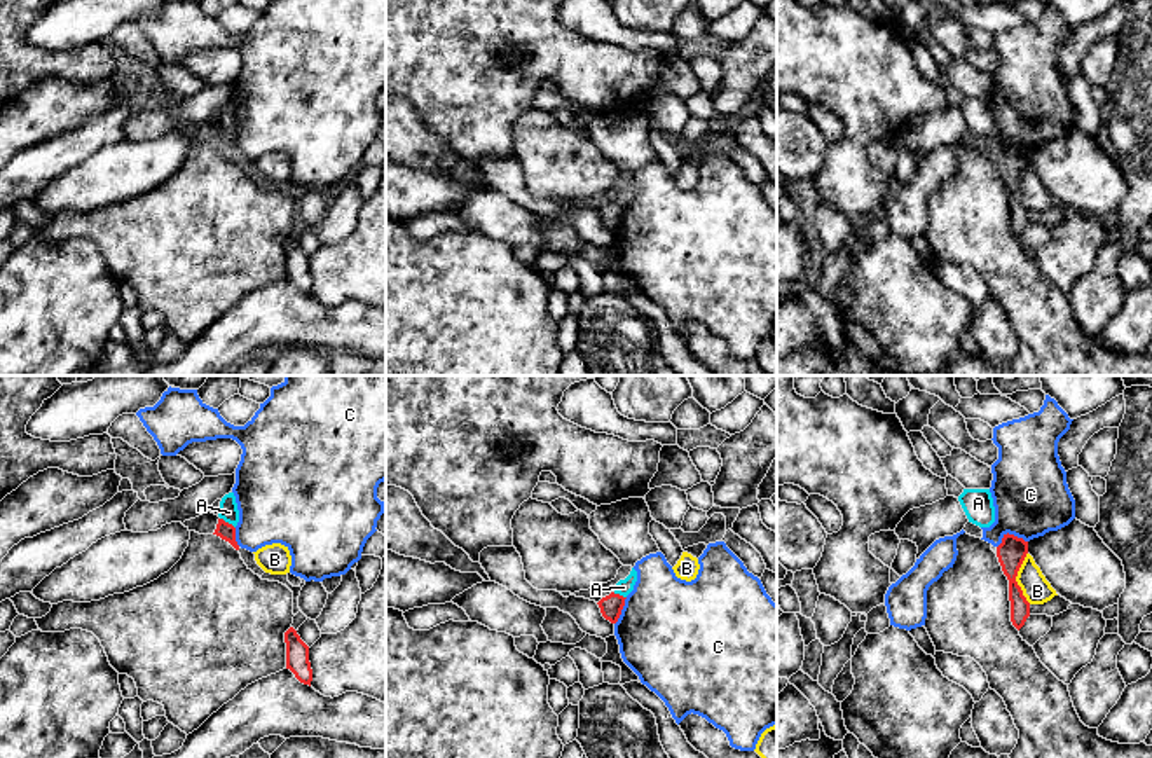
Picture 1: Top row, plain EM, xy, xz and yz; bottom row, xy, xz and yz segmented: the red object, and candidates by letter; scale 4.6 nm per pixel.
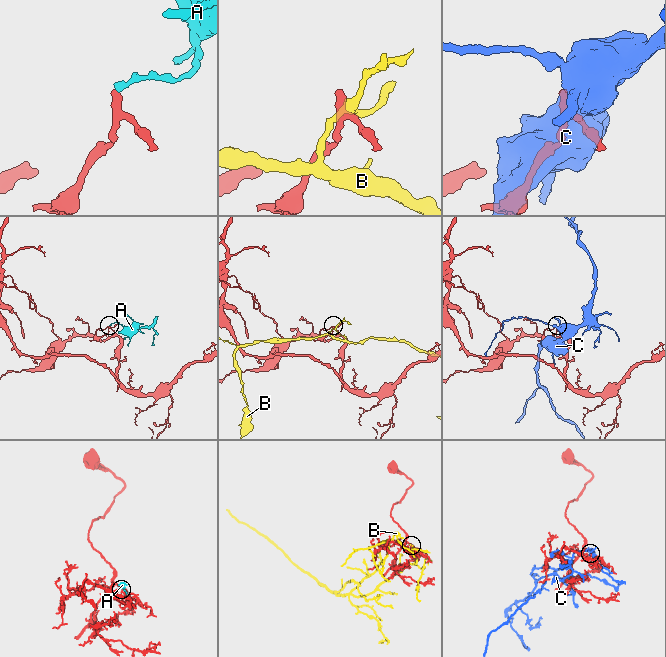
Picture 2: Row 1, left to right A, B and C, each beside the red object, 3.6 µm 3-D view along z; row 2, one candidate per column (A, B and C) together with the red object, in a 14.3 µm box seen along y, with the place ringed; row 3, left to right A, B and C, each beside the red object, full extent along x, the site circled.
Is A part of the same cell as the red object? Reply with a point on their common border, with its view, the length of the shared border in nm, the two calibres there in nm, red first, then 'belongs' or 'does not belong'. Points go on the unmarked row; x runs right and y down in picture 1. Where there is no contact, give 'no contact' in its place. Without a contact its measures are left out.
meets red in xy at (227, 131); contact 90 nm long; 80 nm thick on the red side, 90 nm on the other; does not belong

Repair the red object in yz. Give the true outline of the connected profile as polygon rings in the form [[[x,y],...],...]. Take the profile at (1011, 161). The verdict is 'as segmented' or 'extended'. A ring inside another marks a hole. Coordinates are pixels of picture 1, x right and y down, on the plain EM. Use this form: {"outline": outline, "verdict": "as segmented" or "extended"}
{"outline": [[[1004,143],[997,155],[997,166],[1009,189],[1011,231],[1019,239],[1030,225],[1030,211],[1016,190],[1018,180],[1028,162],[1028,150],[1014,143]]], "verdict": "as segmented"}

